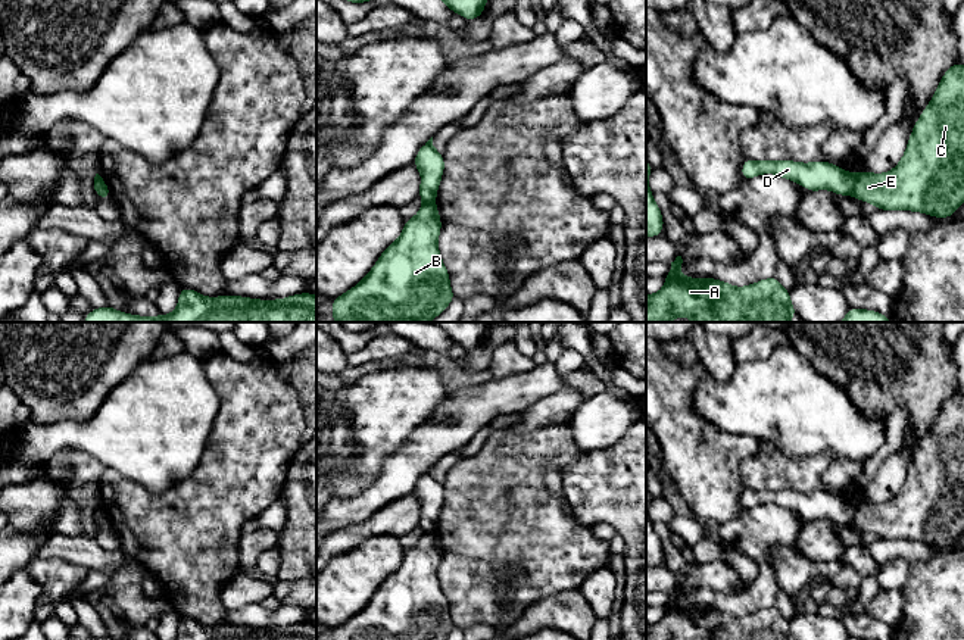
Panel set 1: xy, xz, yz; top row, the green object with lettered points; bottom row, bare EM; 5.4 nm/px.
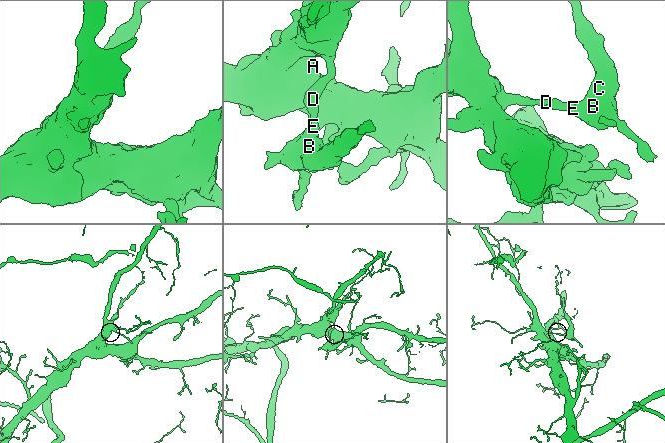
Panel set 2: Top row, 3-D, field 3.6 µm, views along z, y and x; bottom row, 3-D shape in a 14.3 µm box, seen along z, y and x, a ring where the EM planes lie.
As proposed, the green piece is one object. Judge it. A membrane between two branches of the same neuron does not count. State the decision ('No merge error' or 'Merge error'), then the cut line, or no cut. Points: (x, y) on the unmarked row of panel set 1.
Merge error. Split along yz (857, 505), (851, 524)

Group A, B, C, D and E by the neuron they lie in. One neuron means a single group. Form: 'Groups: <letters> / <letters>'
Groups: A D / B C E

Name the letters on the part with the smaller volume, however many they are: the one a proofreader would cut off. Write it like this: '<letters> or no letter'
B, C, E

